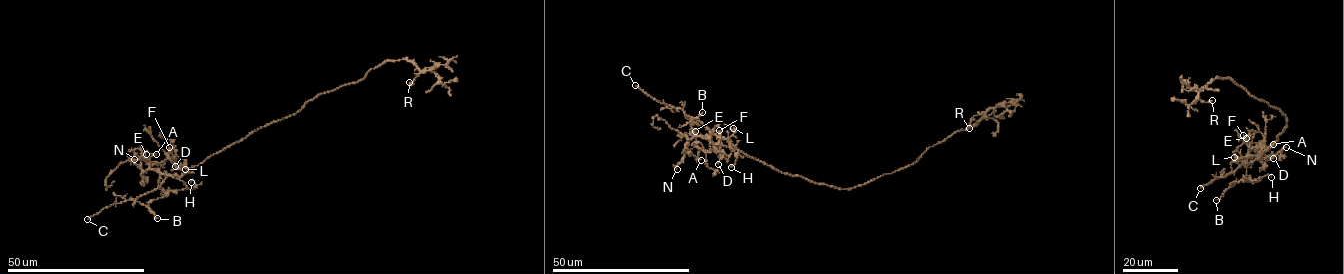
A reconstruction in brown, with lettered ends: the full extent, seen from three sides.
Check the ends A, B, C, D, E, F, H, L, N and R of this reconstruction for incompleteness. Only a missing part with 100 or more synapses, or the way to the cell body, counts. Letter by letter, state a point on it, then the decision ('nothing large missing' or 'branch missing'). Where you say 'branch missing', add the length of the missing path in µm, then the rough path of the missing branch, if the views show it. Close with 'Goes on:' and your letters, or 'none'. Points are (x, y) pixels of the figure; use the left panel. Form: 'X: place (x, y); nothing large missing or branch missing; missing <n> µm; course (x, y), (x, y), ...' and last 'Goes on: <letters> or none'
A: place (156, 154); nothing large missing
B: place (157, 218); nothing large missing
C: place (87, 219); branch missing; missing 50 µm
D: place (175, 166); nothing large missing
E: place (146, 154); nothing large missing
F: place (169, 147); nothing large missing
H: place (191, 182); nothing large missing
L: place (185, 169); nothing large missing
N: place (134, 159); nothing large missing
R: place (409, 82); nothing large missing
Goes on: C

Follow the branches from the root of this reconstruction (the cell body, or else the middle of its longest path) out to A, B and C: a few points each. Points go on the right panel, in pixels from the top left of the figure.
A: (1286, 127), (1272, 146), (1245, 165), (1243, 162), (1248, 155), (1254, 156), (1262, 143), (1268, 147), (1273, 144)
B: (1286, 127), (1277, 141), (1258, 159), (1246, 165), (1244, 161), (1245, 178), (1232, 183), (1216, 200)
C: (1286, 127), (1277, 141), (1258, 159), (1246, 165), (1243, 163), (1200, 188)

